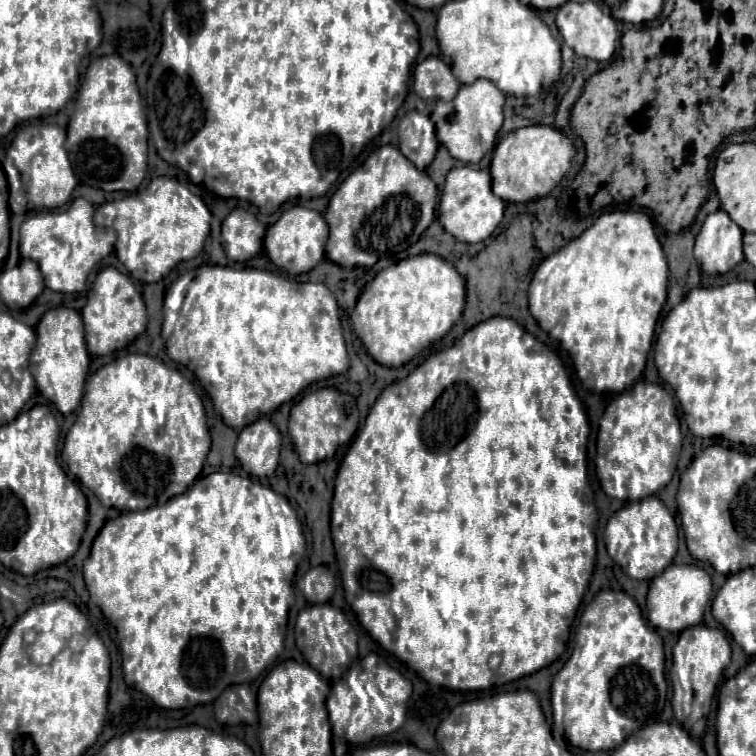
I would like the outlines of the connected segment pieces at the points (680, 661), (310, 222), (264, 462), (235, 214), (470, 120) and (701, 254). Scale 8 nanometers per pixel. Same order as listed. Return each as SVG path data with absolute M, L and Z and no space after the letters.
M697 625L697 627L685 629L679 635L678 641L673 648L673 666L669 677L673 692L672 704L675 693L679 693L675 689L675 685L679 683L681 689L683 689L683 703L681 703L681 711L683 711L683 717L685 717L683 720L691 718L693 721L697 721L703 715L708 716L721 675L723 675L725 667L729 665L729 661L731 661L731 647L729 647L729 641L727 641L723 631L709 629L705 625Z
M297 205L297 207L291 207L289 211L285 211L279 217L279 221L267 229L265 251L277 267L285 269L291 275L301 275L301 273L311 271L315 265L319 265L323 261L327 237L329 237L329 227L323 219L323 215L313 209Z
M265 417L247 425L237 439L235 457L241 467L257 477L271 477L279 463L281 433Z
M233 209L223 221L223 249L231 261L249 261L263 247L265 227L251 211Z
M477 79L471 85L461 85L453 101L437 101L431 113L437 139L449 149L455 159L461 159L465 163L479 163L481 157L495 145L497 131L503 125L503 107L505 95L489 79Z
M723 211L709 215L695 239L695 261L705 275L729 273L743 261L743 229Z

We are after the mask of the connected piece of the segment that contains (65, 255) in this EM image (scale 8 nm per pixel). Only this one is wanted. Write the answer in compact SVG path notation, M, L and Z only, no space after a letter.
M77 197L65 211L41 211L29 217L20 227L21 257L33 259L39 263L45 277L45 285L53 291L77 293L85 289L91 269L113 251L117 233L113 229L103 229L93 223L95 207Z

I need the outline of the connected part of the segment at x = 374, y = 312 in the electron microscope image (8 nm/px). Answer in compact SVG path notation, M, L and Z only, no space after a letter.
M421 253L379 271L359 295L351 321L355 333L377 363L401 367L417 357L427 345L443 339L459 321L463 307L465 279L439 255Z

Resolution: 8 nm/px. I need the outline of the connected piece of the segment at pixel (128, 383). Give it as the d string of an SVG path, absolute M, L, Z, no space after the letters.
M135 353L115 359L87 379L81 411L65 437L61 459L105 507L131 511L163 505L193 485L193 481L201 475L209 447L211 435L205 423L203 403L193 385L161 359Z

